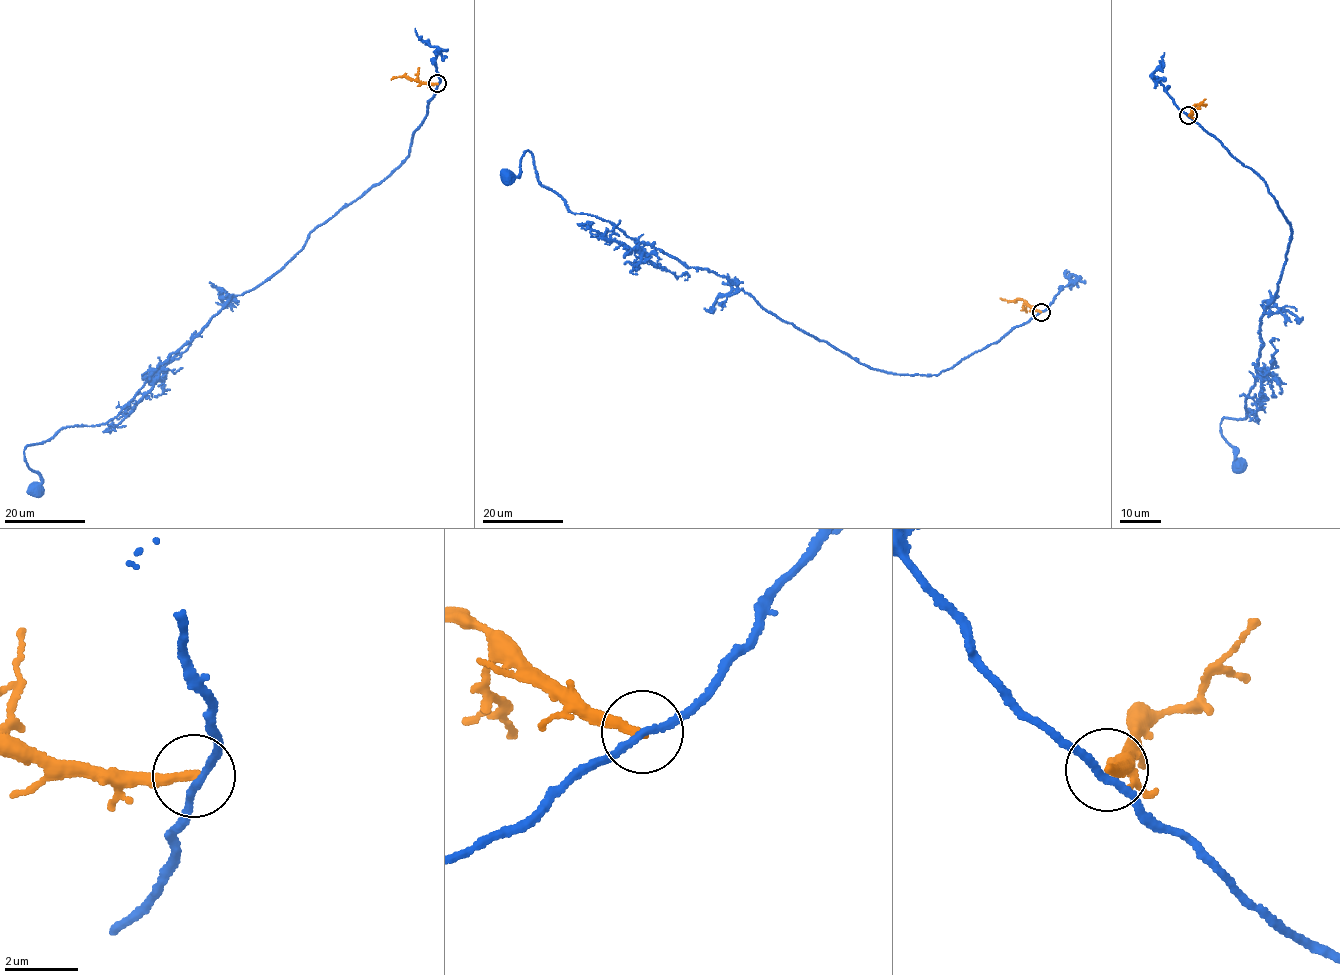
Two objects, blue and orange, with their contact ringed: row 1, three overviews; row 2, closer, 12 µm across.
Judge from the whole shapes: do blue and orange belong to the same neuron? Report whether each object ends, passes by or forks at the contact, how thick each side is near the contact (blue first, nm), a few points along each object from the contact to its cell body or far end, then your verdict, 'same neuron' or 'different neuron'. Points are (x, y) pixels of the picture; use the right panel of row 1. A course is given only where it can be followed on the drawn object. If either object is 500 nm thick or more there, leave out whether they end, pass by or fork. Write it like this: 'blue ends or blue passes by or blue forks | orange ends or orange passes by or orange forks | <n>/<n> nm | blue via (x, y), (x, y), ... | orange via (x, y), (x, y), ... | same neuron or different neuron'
blue passes by | orange ends | 190/260 nm | blue via (1188, 116), (1266, 183), (1292, 231), (1260, 325), (1245, 403), (1255, 412), (1221, 421), (1239, 465) | orange via (1188, 115), (1193, 113), (1192, 107), (1205, 107) | different neuron

